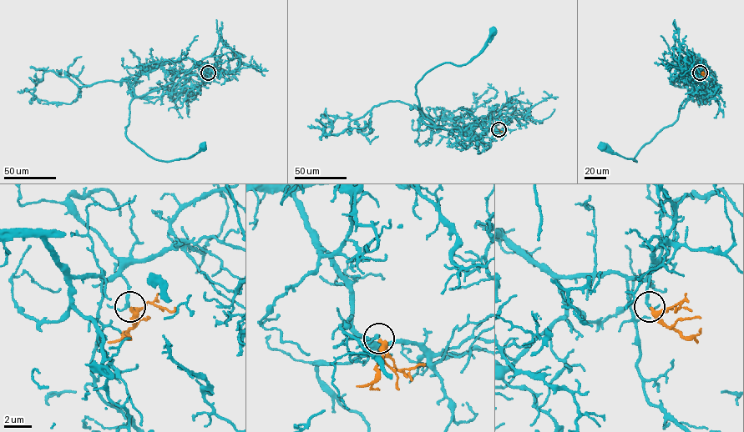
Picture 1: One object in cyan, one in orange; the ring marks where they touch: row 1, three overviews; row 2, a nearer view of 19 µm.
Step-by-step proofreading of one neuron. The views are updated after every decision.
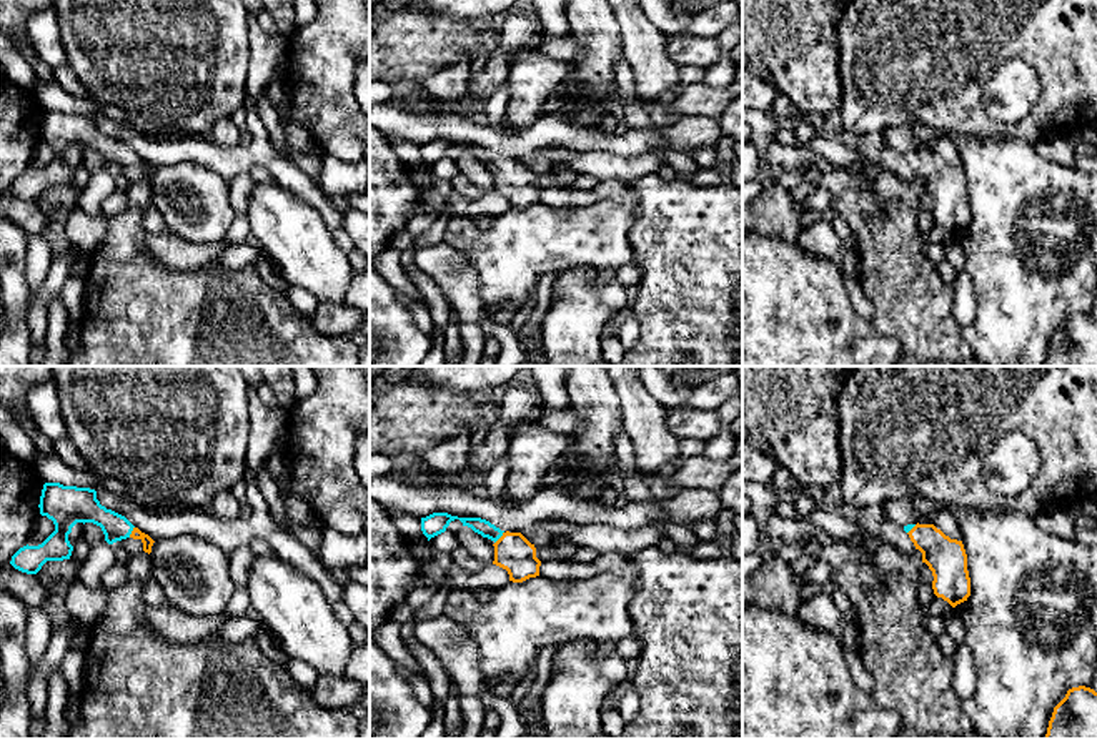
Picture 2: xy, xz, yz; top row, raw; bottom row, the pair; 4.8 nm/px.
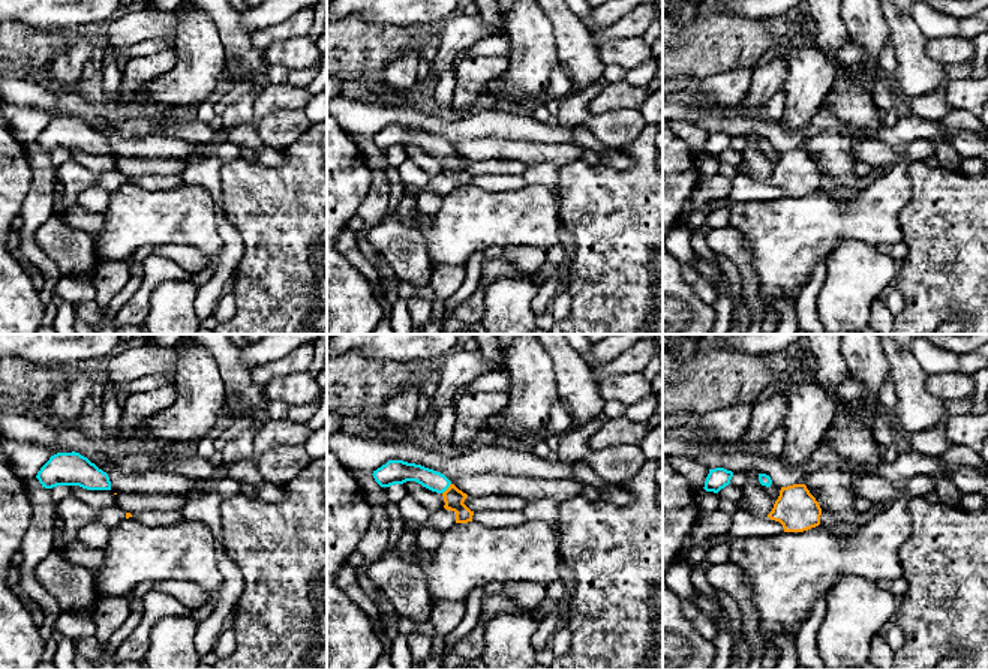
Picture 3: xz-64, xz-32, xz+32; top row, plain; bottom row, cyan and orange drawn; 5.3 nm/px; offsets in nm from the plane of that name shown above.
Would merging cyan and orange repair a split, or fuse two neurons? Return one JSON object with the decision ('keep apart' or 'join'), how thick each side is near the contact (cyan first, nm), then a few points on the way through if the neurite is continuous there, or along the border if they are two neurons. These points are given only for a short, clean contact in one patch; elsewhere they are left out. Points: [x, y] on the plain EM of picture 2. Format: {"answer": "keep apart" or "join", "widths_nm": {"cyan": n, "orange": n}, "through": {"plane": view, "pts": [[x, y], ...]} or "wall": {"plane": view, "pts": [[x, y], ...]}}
{"answer": "join", "widths_nm": {"cyan": 80, "orange": 180}, "through": {"plane": "xz", "pts": [[481, 153], [500, 163], [513, 178]]}}

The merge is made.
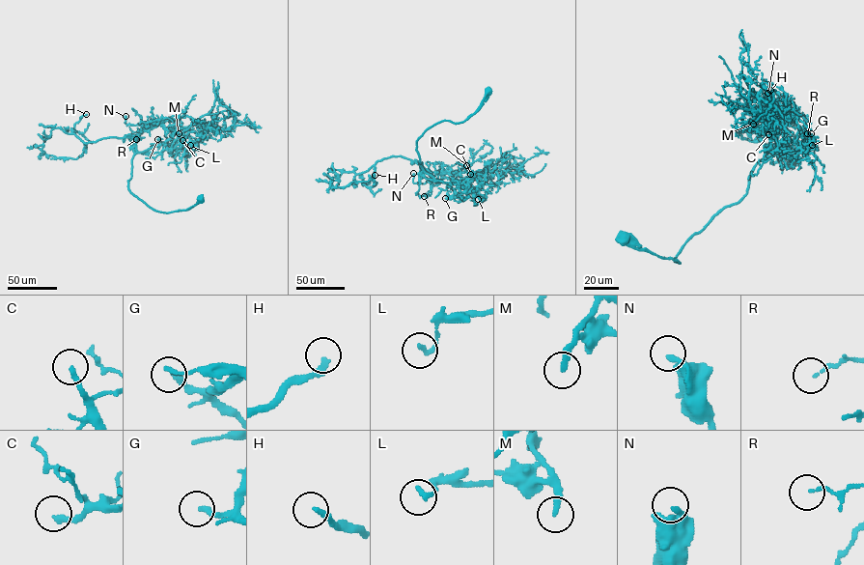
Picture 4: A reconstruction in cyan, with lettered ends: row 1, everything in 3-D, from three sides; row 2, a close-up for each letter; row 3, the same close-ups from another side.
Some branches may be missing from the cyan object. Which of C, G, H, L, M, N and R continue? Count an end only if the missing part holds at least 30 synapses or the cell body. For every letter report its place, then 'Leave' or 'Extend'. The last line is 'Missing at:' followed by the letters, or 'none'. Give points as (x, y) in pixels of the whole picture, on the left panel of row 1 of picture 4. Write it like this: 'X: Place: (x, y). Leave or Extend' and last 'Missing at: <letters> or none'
C: Place: (182, 140). Extend
G: Place: (157, 139). Leave
H: Place: (86, 114). Extend
L: Place: (190, 145). Leave
M: Place: (179, 133). Leave
N: Place: (125, 116). Leave
R: Place: (136, 139). Leave
Missing at: C, H

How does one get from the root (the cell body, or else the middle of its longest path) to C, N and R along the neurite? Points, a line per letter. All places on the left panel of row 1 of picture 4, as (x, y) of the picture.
C: (200, 199), (186, 210), (164, 212), (149, 207), (128, 188), (136, 154), (171, 139), (185, 138), (182, 140)
N: (200, 199), (186, 210), (164, 212), (130, 191), (136, 139), (145, 127), (125, 124), (125, 116)
R: (200, 199), (186, 210), (164, 212), (132, 194), (127, 181), (131, 159), (137, 136), (145, 127), (136, 139)

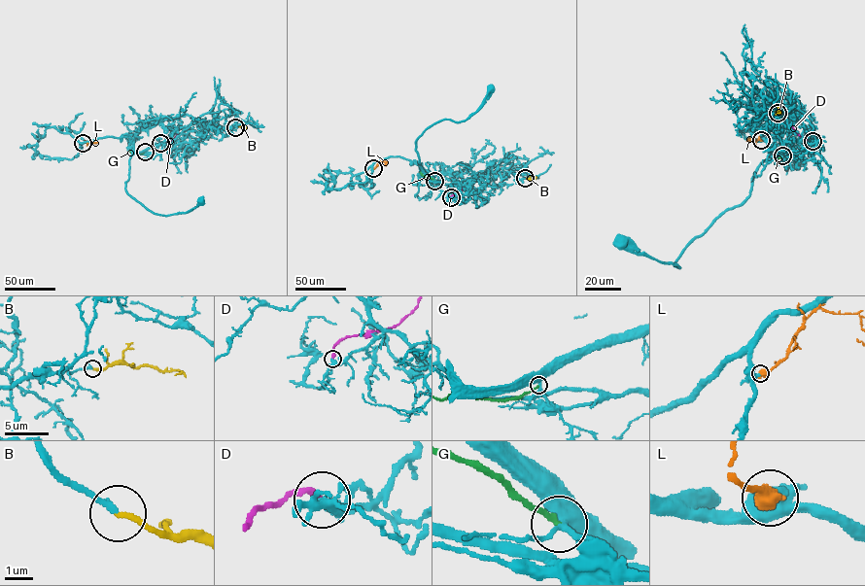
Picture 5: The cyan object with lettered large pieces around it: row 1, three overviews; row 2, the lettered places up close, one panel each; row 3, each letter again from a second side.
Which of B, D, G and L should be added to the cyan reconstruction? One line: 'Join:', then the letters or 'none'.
Join: B

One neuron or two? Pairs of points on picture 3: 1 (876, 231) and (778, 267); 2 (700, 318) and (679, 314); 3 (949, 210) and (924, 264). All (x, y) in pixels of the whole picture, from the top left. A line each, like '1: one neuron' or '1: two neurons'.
1: one neuron
2: two neurons
3: one neuron

